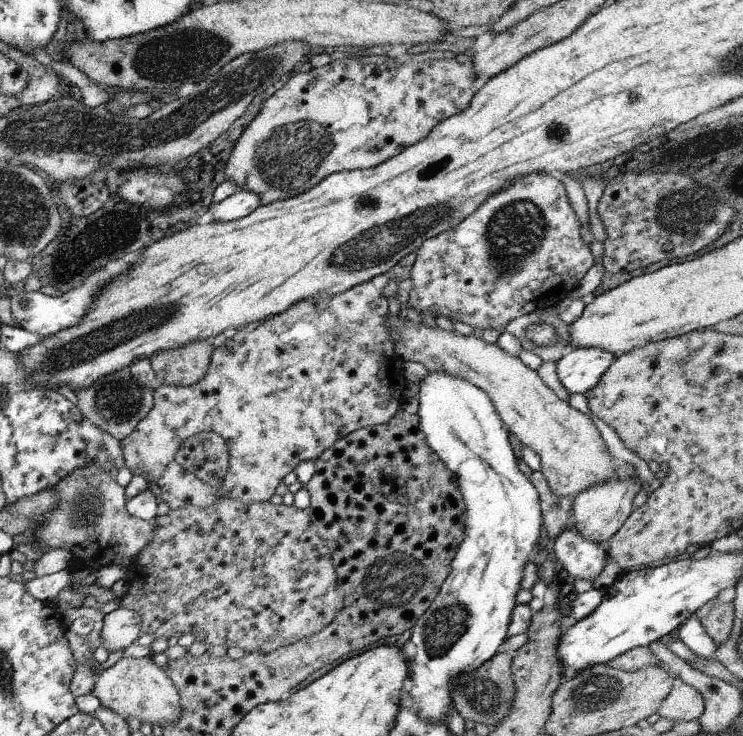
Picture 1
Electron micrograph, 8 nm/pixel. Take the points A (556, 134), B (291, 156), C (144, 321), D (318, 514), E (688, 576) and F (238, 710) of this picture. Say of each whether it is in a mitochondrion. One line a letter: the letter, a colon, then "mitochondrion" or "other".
A: mitochondrion
B: mitochondrion
C: mitochondrion
D: other
E: other
F: other

